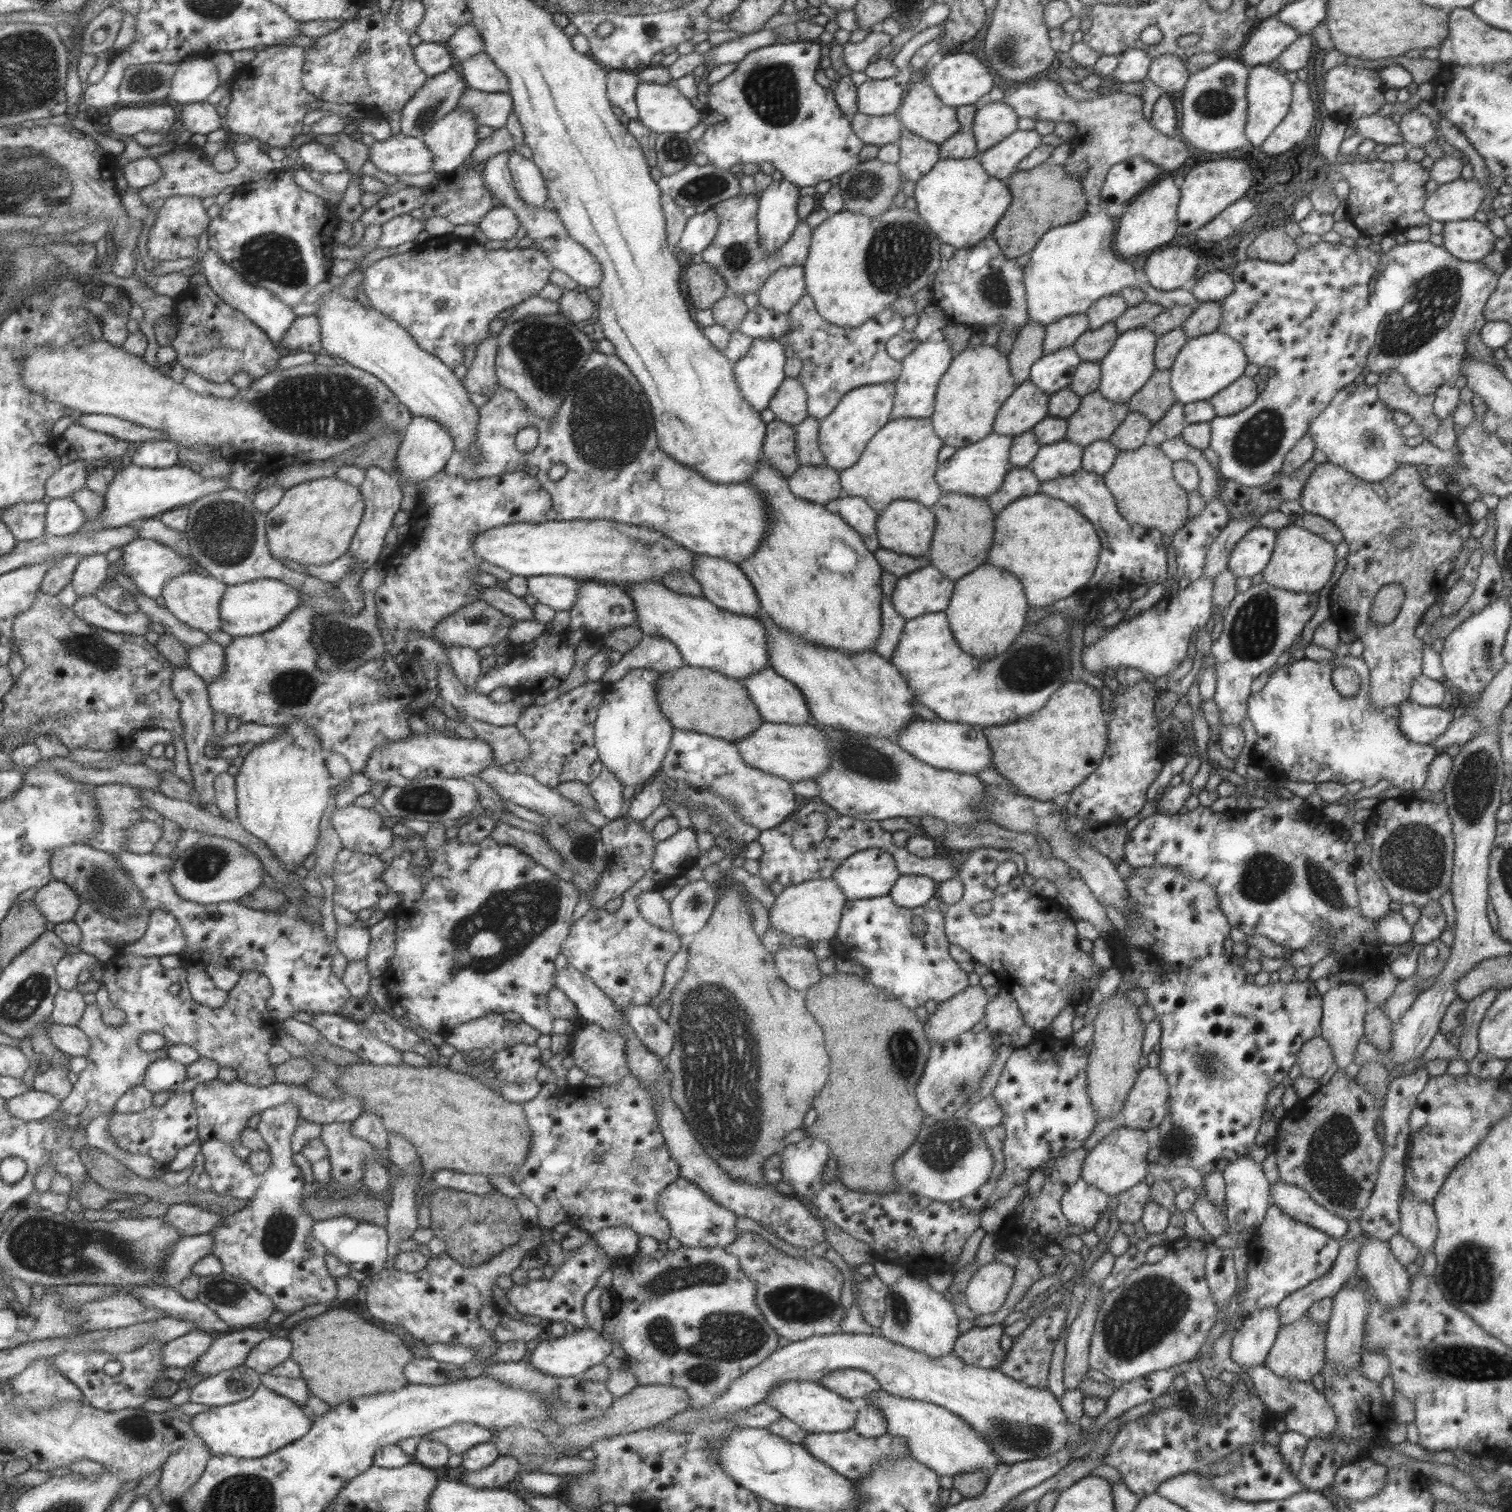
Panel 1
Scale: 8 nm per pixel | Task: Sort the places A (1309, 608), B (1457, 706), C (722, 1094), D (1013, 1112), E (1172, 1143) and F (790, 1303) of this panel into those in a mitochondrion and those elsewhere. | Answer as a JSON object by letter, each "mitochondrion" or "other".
{"A":"other","B":"other","C":"mitochondrion","D":"other","E":"mitochondrion","F":"mitochondrion"}

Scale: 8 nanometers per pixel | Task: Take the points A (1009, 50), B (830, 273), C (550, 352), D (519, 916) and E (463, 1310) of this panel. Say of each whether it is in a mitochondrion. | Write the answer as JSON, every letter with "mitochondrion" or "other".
{"A":"mitochondrion","B":"other","C":"mitochondrion","D":"mitochondrion","E":"other"}

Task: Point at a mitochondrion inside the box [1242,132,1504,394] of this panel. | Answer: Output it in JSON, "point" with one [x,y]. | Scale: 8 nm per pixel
{"point":[1428,305]}

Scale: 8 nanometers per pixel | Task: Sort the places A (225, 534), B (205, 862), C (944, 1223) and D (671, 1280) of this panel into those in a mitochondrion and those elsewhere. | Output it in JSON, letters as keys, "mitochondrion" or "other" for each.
{"A":"mitochondrion","B":"mitochondrion","C":"other","D":"mitochondrion"}

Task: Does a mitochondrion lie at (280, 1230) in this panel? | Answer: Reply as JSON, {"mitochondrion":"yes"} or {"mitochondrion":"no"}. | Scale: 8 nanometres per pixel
{"mitochondrion":"yes"}

